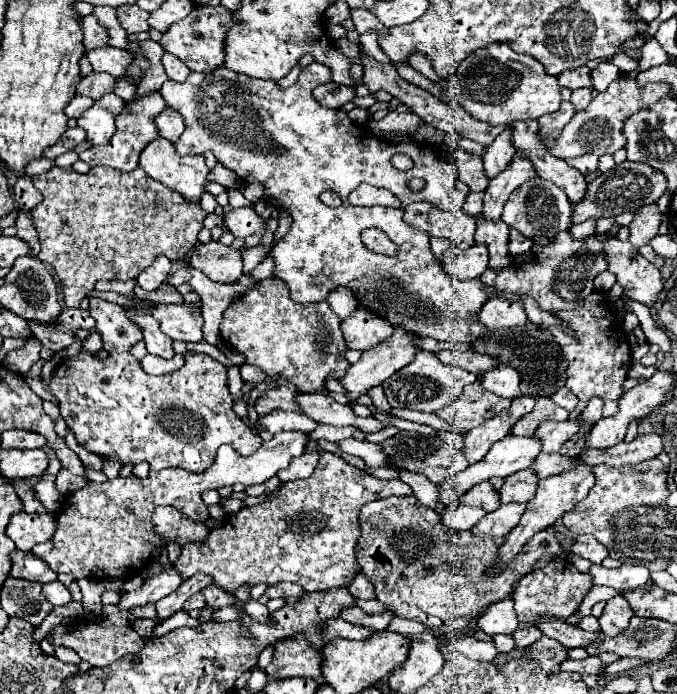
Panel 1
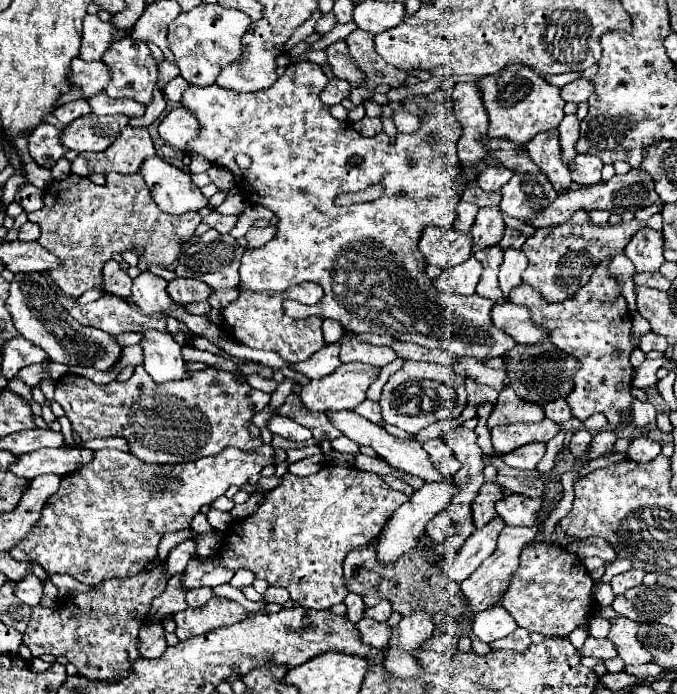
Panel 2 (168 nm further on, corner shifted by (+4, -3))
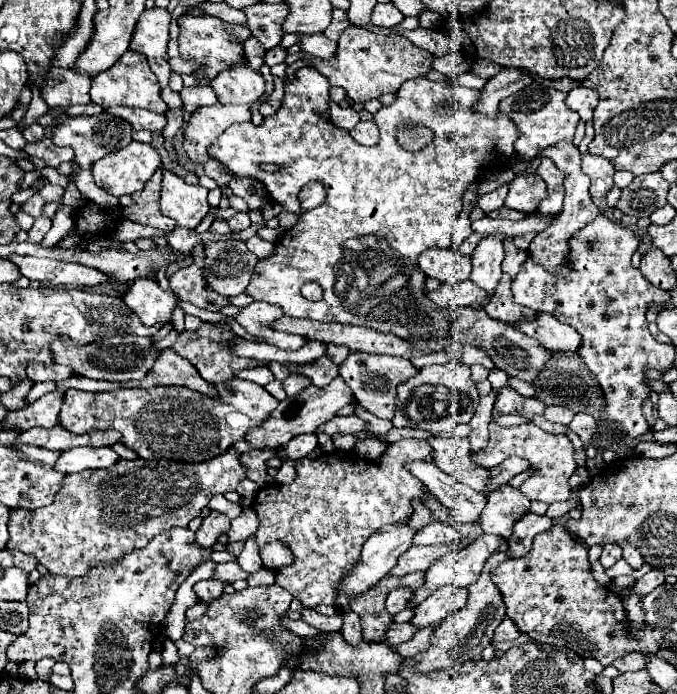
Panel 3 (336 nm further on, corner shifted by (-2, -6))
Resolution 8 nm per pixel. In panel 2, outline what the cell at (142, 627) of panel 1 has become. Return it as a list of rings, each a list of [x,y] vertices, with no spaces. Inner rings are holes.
[[[146,622],[140,630],[140,654],[144,658],[158,658],[166,650],[164,628],[160,622]]]

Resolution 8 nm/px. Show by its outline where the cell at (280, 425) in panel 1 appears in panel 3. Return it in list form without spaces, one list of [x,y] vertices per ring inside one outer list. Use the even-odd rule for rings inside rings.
[[[310,433],[310,435],[296,435],[286,445],[286,453],[284,455],[290,457],[290,459],[302,459],[310,451],[314,451],[316,447],[318,447],[318,437],[314,433]]]

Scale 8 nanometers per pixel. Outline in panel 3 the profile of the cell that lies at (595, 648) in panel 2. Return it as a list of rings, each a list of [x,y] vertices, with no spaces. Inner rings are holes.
[[[632,651],[630,655],[624,655],[622,659],[616,659],[612,663],[618,671],[638,671],[638,669],[646,669],[646,655],[638,653],[638,651]]]

